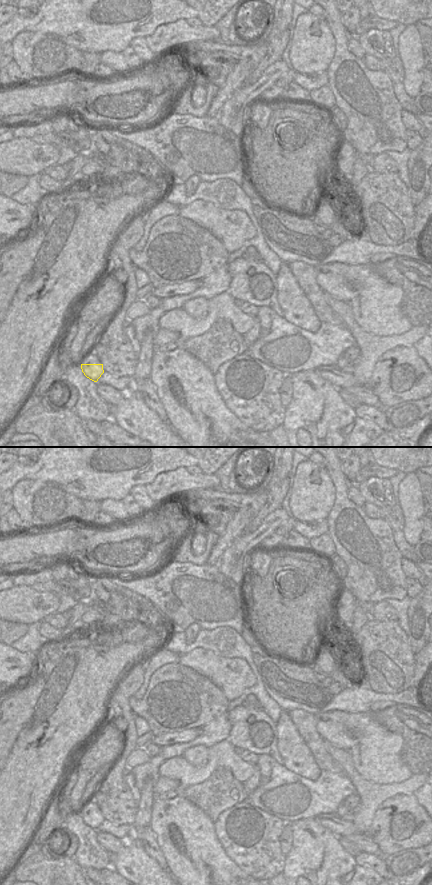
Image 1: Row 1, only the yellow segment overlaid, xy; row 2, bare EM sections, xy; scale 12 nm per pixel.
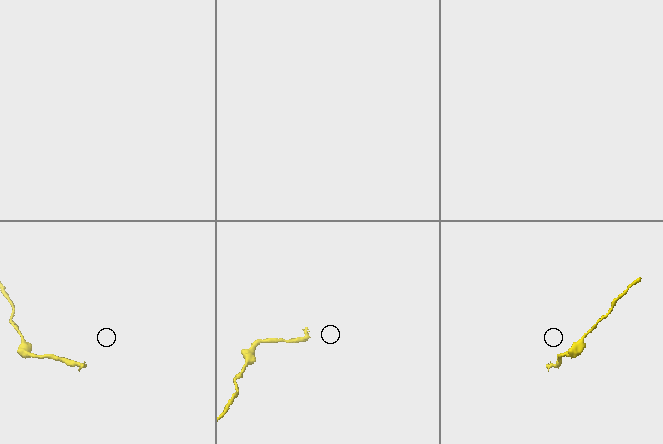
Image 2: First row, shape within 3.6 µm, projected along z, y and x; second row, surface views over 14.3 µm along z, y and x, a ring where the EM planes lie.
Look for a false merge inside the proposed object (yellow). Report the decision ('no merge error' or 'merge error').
merge error

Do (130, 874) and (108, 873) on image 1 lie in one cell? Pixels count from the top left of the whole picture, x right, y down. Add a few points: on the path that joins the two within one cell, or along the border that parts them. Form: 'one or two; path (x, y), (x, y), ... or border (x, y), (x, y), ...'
two; border (112, 863), (112, 868), (118, 874)

